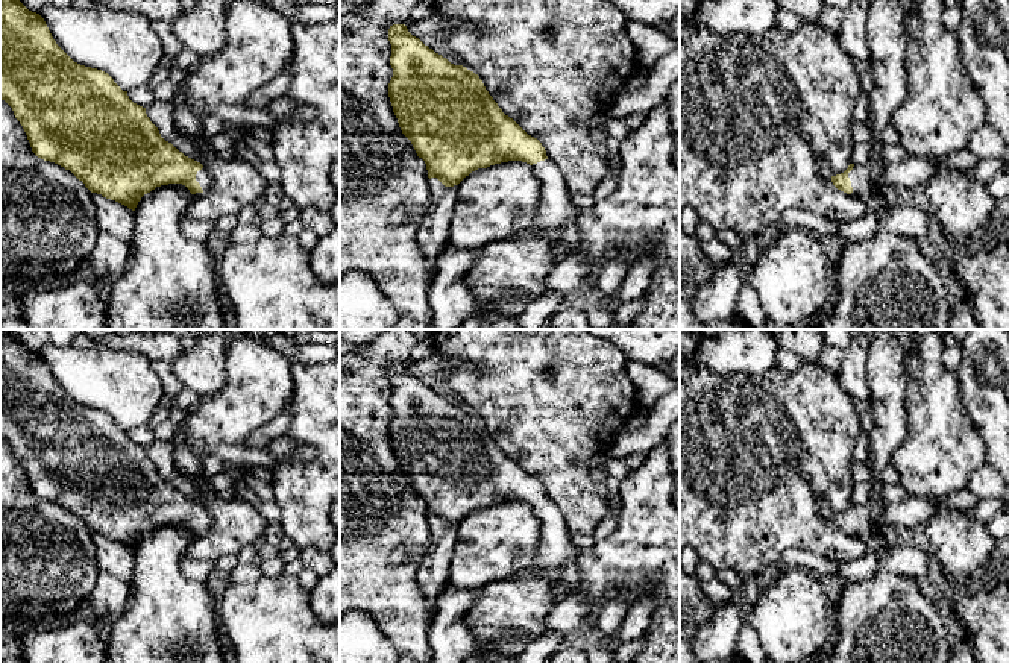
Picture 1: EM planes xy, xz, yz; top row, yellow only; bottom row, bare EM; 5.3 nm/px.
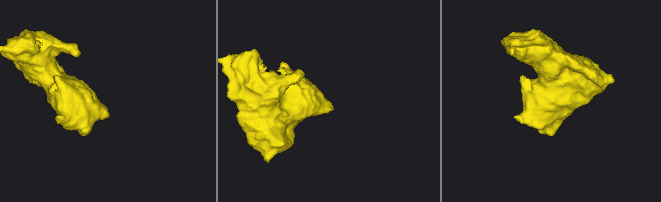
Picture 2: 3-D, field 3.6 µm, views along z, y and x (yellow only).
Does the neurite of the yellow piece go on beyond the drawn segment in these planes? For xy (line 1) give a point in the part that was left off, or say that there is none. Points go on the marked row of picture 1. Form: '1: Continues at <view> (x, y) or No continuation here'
1: Continues at xy (204, 178)

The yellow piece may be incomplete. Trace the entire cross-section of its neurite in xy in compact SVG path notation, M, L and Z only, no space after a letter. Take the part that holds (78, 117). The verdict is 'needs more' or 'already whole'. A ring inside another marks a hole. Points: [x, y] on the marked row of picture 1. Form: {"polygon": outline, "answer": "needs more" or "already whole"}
{"polygon": "M0 0L0 99L12 108L38 158L70 170L91 193L132 211L144 194L161 185L182 184L193 197L200 197L212 187L214 181L200 162L161 137L146 108L134 103L108 73L74 62L56 44L44 18L20 0Z", "answer": "needs more"}

